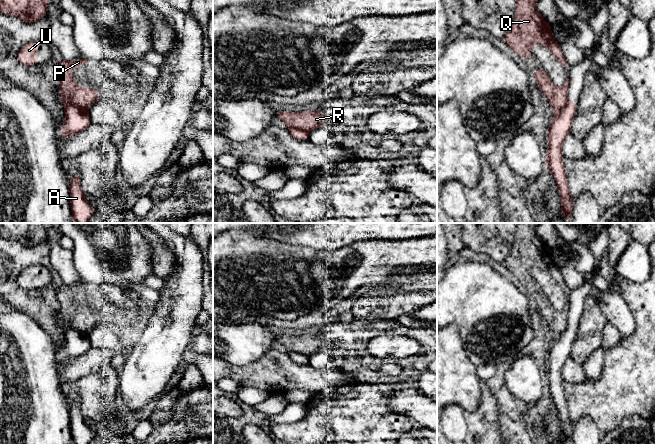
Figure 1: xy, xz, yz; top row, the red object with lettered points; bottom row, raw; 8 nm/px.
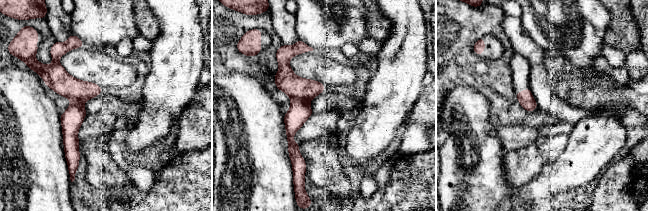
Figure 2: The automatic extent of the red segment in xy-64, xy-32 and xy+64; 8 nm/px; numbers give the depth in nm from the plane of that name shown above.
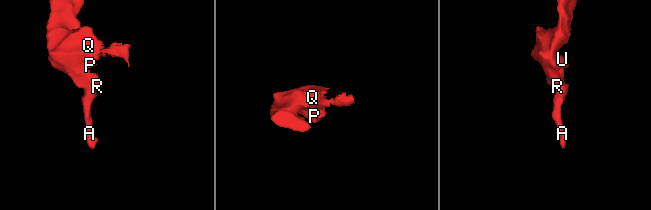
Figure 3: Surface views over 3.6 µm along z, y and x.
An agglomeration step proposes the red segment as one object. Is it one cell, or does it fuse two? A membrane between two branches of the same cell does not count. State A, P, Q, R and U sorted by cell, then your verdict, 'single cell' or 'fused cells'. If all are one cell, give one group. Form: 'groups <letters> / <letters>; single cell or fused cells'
groups A / P Q R U; fused cells

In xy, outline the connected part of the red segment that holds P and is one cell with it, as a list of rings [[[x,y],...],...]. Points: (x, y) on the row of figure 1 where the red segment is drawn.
[[[82,58],[77,61],[62,60],[57,65],[57,75],[60,79],[59,93],[61,102],[72,103],[82,109],[88,108],[97,101],[100,94],[91,88],[79,87],[73,77],[72,71],[76,67],[81,67],[88,59]]]

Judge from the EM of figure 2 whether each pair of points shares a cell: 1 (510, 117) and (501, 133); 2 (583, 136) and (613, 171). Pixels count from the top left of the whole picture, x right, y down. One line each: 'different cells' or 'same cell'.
1: different cells
2: different cells

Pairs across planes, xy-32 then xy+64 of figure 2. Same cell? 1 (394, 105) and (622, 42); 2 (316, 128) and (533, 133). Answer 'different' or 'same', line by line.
1: different
2: same

